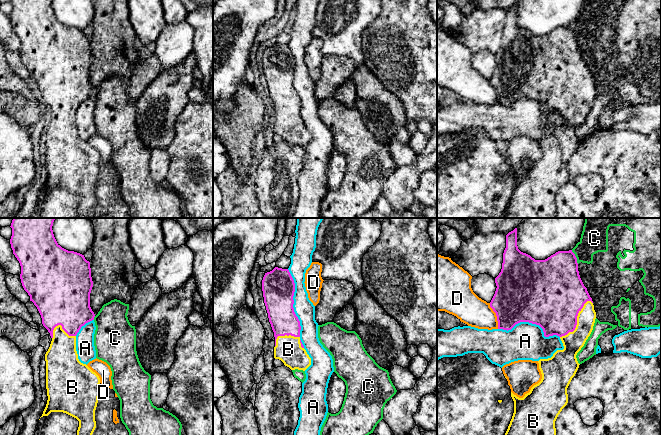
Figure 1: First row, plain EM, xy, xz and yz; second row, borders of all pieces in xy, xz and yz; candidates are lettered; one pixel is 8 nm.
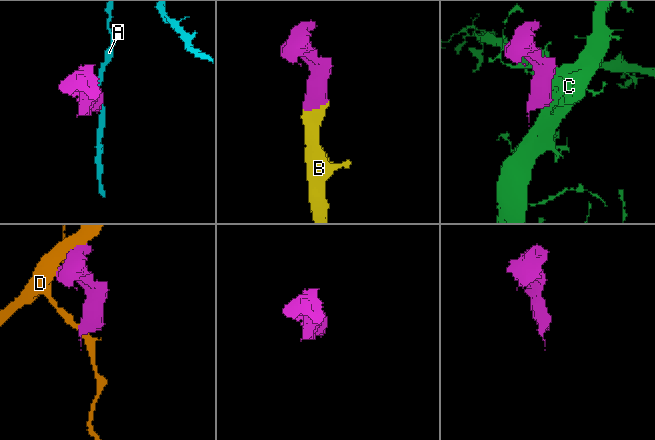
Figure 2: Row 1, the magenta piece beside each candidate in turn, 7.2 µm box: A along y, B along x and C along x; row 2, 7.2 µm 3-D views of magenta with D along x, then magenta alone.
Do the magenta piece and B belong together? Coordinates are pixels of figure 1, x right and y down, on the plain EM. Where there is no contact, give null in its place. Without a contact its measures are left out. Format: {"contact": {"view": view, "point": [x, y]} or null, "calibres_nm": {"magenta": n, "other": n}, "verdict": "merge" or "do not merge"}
{"contact": {"view": "yz", "point": [576, 97]}, "calibres_nm": {"magenta": 460, "other": 160}, "verdict": "merge"}

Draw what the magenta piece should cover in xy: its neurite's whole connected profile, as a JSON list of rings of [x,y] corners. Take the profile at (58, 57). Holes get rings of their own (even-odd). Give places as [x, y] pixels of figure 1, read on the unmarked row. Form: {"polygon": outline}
{"polygon": [[[11,0],[13,30],[21,42],[20,55],[30,77],[37,83],[43,102],[52,114],[45,130],[47,180],[43,192],[63,188],[79,197],[77,214],[92,218],[96,204],[95,186],[99,173],[99,152],[78,135],[76,111],[86,99],[94,96],[90,83],[93,63],[90,38],[84,31],[62,24],[56,17],[53,0]]]}

